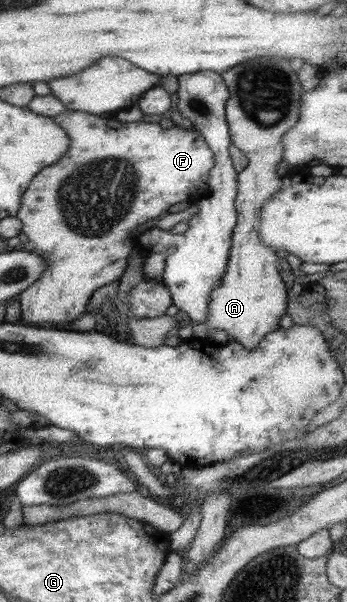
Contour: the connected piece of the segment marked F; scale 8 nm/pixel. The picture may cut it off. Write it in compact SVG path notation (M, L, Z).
M65 111L65 113L61 113L61 115L53 117L53 119L67 133L67 137L71 139L69 151L61 157L61 161L57 161L51 167L45 167L43 171L39 171L35 175L35 179L31 181L29 188L21 198L21 206L19 206L19 212L16 215L17 219L23 223L21 231L27 235L33 245L32 251L35 251L37 255L41 255L47 261L47 266L45 266L45 270L43 270L43 274L37 279L37 282L31 284L18 295L21 318L27 325L36 328L55 327L57 324L65 325L67 322L81 316L81 313L85 313L87 301L91 299L91 295L95 293L96 289L107 285L107 283L117 282L124 275L127 267L127 257L131 255L132 245L137 241L136 237L130 236L131 233L149 219L155 219L155 217L167 213L169 207L175 205L175 203L181 203L181 201L192 203L205 197L207 190L209 190L209 172L215 166L214 153L203 135L195 129L188 131L178 125L171 127L171 129L161 129L157 123L145 123L145 121L139 121L139 123L119 123L117 121L117 127L113 129L113 127L109 127L109 119L103 119L103 117L97 117L97 115L87 115L83 111Z

